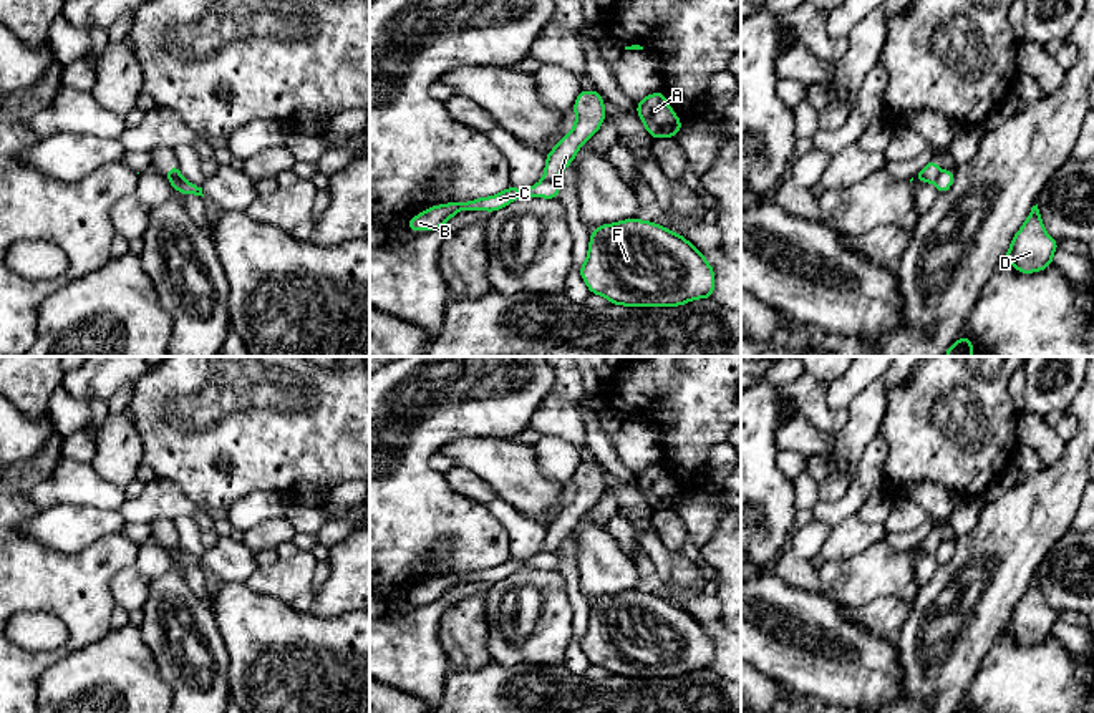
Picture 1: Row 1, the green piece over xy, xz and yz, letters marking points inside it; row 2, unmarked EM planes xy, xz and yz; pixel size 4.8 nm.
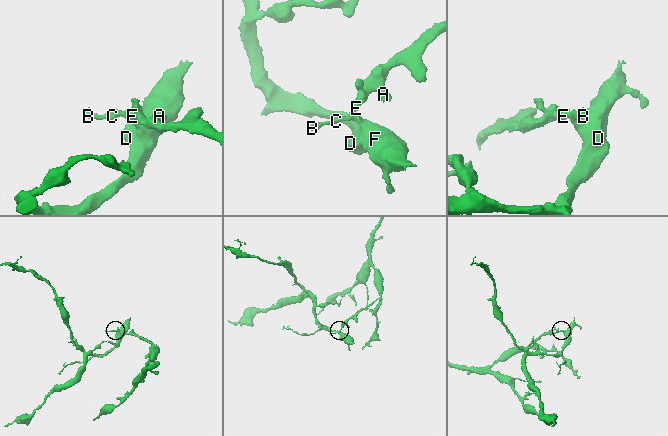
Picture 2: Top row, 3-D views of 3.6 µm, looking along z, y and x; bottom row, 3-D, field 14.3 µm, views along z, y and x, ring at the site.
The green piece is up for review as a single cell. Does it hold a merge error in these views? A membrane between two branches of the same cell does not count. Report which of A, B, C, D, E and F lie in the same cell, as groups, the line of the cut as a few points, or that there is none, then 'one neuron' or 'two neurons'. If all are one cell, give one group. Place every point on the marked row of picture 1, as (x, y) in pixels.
groups A E / B C D F; cut xz (542, 178), (556, 181); two neurons

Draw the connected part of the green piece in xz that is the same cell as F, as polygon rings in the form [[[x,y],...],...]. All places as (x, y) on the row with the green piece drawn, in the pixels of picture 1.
[[[632,217],[592,230],[580,277],[615,305],[676,307],[709,298],[714,270],[688,239]]]

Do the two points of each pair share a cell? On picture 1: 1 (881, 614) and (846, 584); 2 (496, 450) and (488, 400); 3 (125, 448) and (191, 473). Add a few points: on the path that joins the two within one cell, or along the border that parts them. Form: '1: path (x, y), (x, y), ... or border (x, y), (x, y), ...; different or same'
1: border (907, 601), (876, 597), (849, 611); different
2: border (511, 436), (459, 436), (456, 440); different
3: border (131, 417), (141, 438), (143, 461); different

